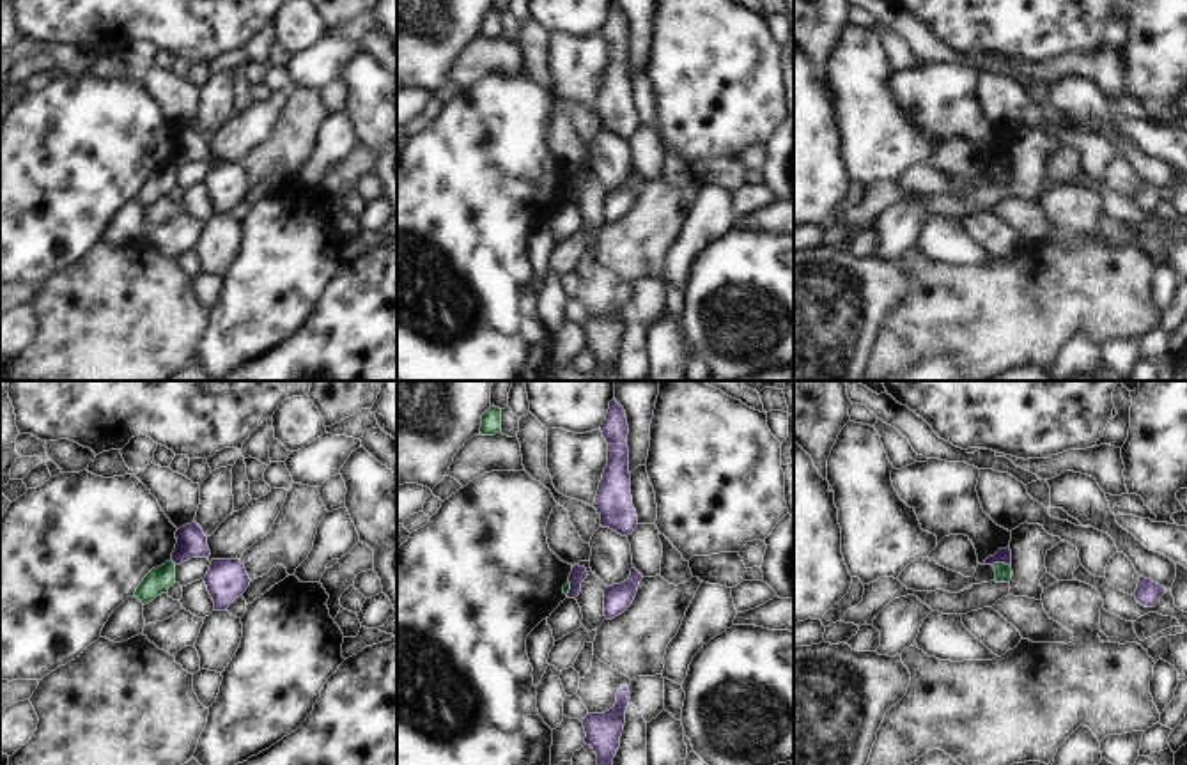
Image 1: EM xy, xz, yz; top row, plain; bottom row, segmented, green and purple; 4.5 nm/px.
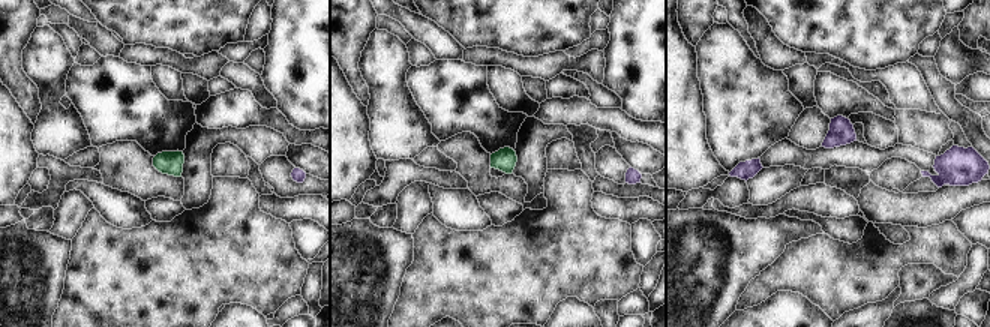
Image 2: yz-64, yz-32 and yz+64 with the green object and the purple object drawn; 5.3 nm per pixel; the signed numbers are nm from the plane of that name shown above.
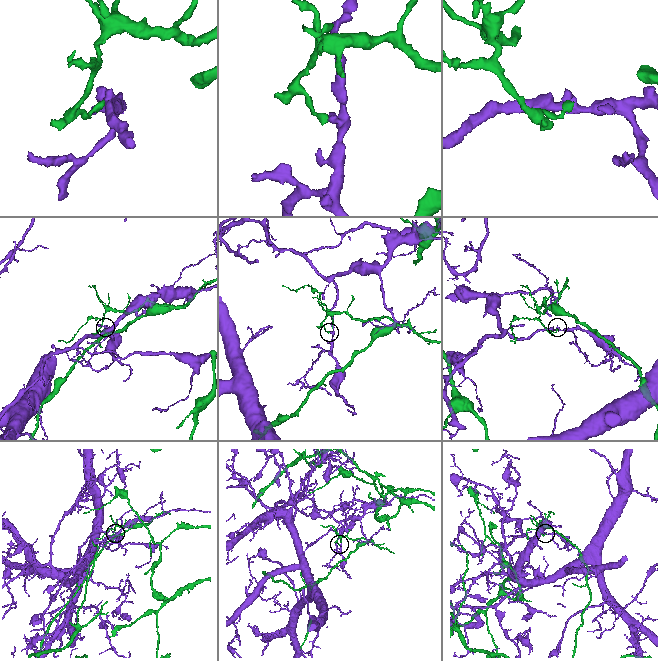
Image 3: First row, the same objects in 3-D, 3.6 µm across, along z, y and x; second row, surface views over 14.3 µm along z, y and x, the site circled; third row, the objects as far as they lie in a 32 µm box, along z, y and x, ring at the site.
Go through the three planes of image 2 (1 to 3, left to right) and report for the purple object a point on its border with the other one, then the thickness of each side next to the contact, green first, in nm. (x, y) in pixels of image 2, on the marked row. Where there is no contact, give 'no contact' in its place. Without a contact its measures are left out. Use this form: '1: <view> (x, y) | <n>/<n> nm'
1: no contact
2: no contact
3: no contact

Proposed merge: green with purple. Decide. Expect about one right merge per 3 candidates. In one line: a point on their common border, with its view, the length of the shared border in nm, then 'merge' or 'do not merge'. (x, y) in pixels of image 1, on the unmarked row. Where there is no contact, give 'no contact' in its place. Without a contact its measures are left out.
contact yz (1000, 167); length 80 nm; do not merge

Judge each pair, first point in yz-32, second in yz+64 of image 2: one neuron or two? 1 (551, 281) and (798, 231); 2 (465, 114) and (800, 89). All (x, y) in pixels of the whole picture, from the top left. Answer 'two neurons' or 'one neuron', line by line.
1: two neurons
2: one neuron

